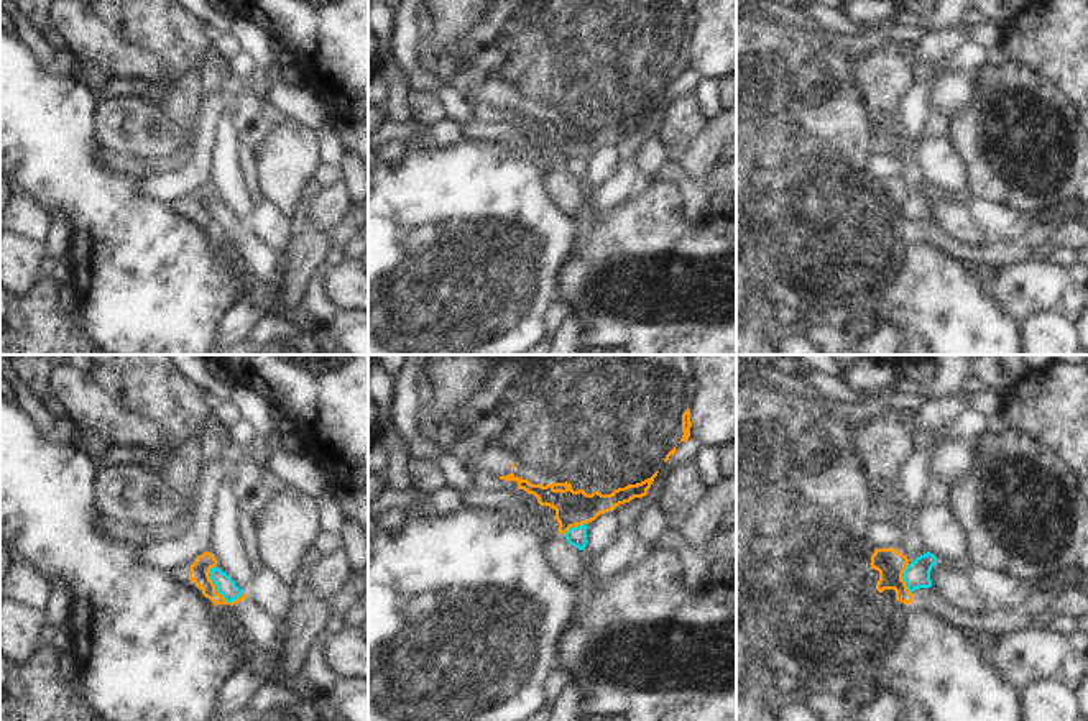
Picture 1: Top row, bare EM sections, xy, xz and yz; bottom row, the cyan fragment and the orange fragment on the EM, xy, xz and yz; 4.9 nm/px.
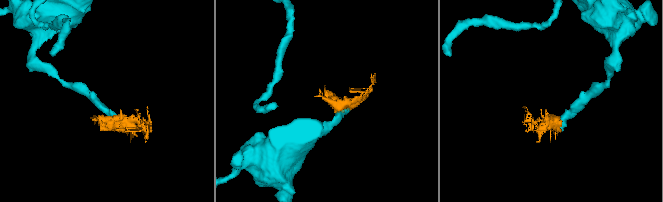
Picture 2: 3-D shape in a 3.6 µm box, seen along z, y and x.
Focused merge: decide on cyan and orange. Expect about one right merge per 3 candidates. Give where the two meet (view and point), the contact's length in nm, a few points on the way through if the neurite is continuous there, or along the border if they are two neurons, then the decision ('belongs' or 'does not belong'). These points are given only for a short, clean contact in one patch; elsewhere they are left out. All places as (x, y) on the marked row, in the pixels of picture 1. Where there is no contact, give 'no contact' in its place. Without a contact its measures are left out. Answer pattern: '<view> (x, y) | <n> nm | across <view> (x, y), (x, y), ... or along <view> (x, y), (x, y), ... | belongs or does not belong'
xy (219, 593) | 220 nm | along xy (209, 569), (214, 588), (227, 601), (234, 601), (244, 593) | does not belong

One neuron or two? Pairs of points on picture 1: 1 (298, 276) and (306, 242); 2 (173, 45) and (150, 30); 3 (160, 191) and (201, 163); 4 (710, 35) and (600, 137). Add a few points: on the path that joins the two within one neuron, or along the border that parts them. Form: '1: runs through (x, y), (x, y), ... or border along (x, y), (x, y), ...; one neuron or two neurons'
1: runs through (298, 268), (306, 250); one neuron
2: runs through (168, 40), (155, 30); one neuron
3: runs through (170, 188), (179, 184), (191, 173); one neuron
4: border along (694, 17), (689, 66); two neurons

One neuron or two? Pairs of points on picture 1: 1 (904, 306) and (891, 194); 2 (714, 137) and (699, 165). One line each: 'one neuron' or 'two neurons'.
1: two neurons
2: one neuron

